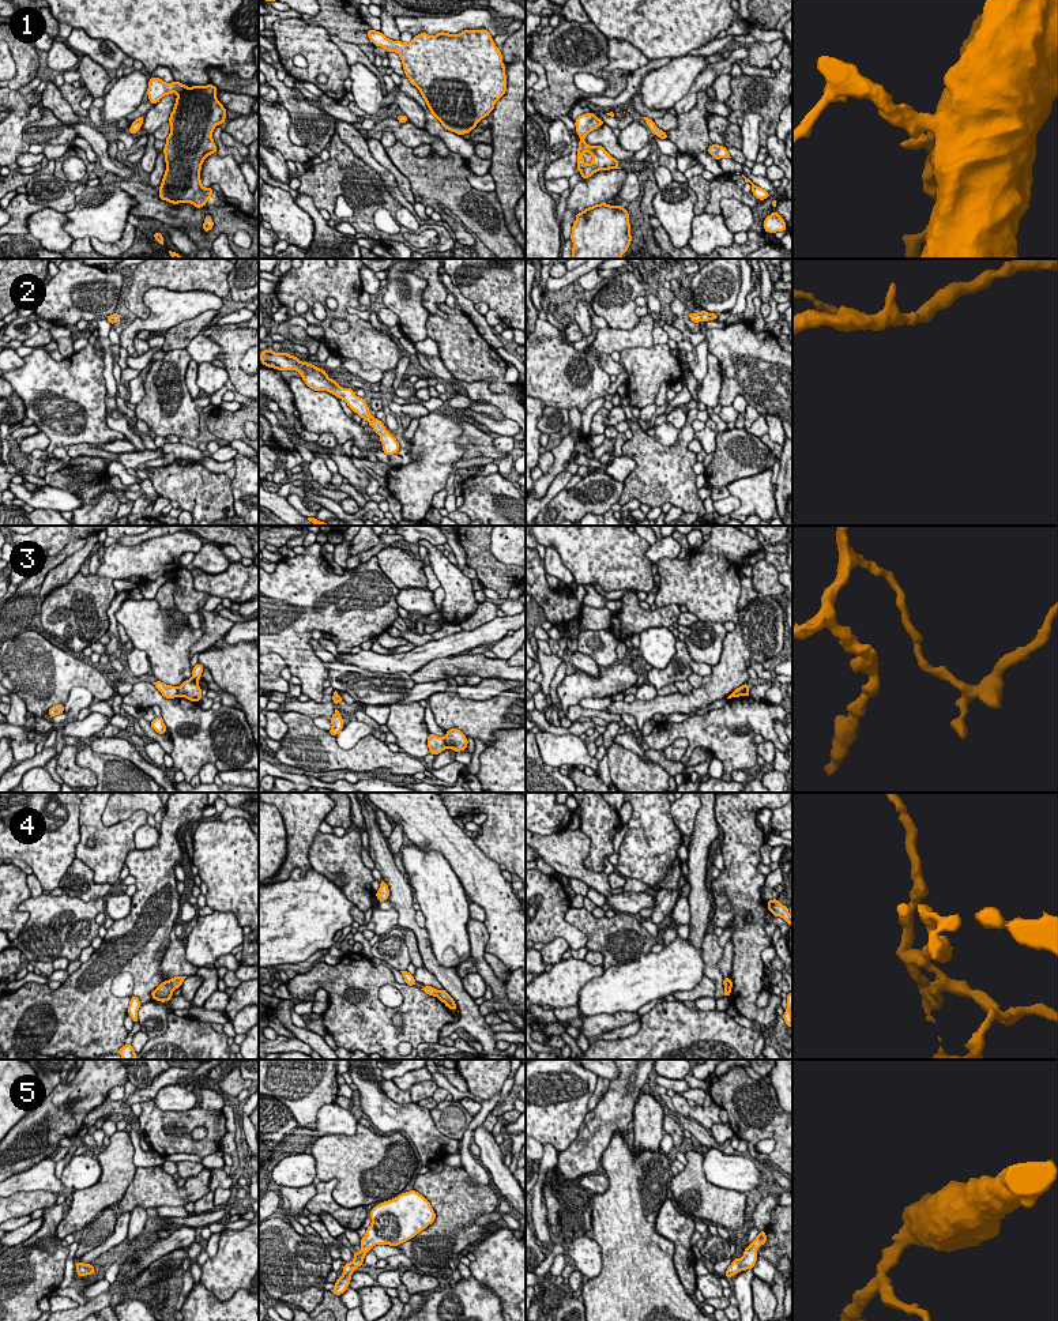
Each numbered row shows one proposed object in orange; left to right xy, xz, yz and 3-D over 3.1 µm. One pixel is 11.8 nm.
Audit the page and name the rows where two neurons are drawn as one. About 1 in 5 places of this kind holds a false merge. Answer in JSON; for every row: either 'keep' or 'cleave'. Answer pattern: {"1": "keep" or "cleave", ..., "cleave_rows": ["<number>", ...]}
{"1": "keep", "2": "keep", "3": "cleave", "4": "cleave", "5": "keep", "cleave_rows": ["3", "4"]}

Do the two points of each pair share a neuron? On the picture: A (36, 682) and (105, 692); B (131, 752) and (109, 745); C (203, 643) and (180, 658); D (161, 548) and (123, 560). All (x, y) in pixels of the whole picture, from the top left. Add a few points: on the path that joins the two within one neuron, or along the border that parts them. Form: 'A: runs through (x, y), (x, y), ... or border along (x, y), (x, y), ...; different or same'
A: runs through (53, 678), (87, 678); same
B: runs through (125, 749), (115, 745); same
C: border along (203, 631), (203, 635), (191, 647), (189, 657); different
D: runs through (151, 557), (149, 560), (132, 560); same

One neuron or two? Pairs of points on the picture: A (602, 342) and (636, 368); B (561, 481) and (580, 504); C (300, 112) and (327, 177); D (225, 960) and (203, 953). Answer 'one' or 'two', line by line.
A: two
B: two
C: two
D: two

